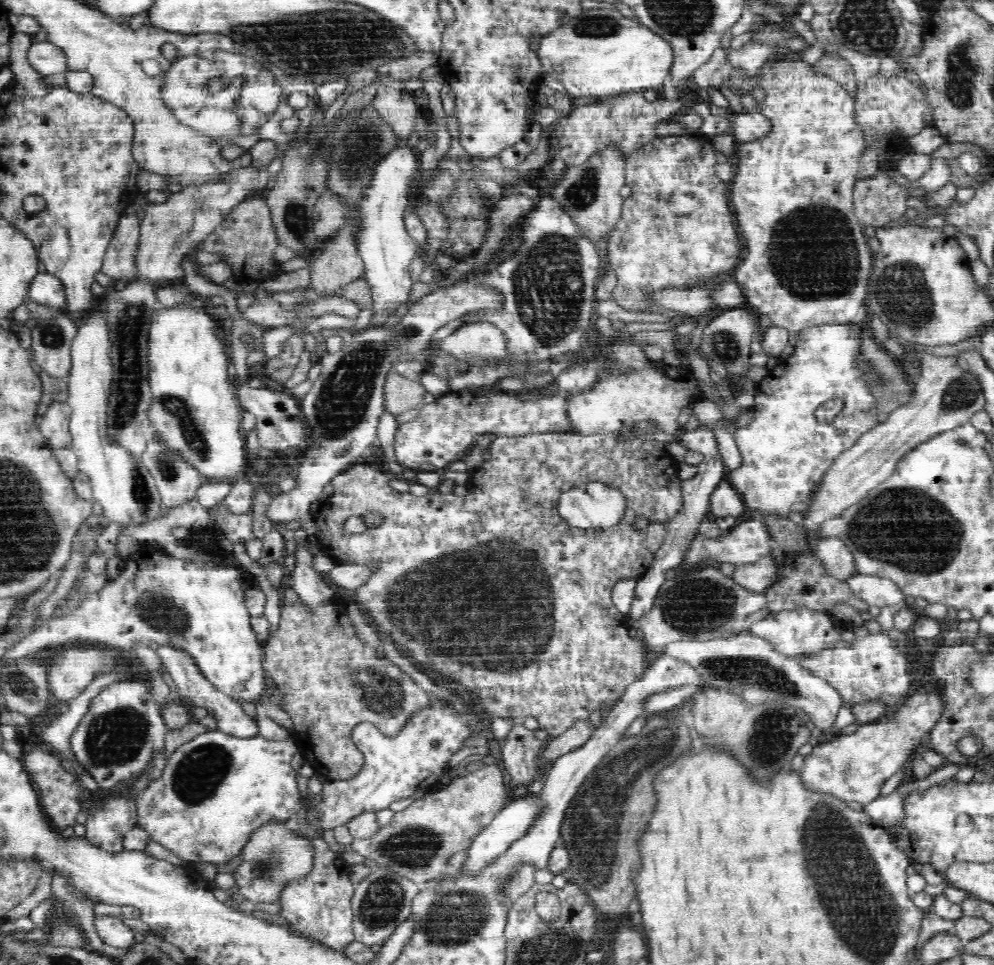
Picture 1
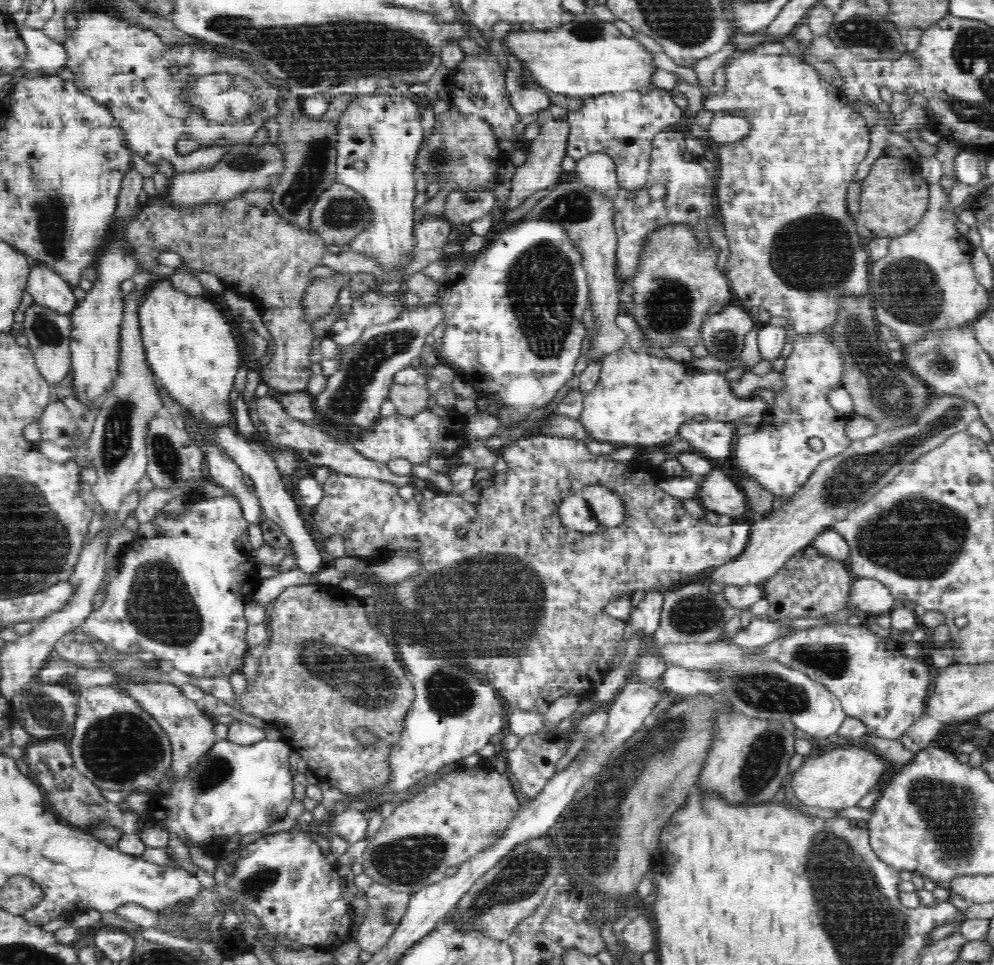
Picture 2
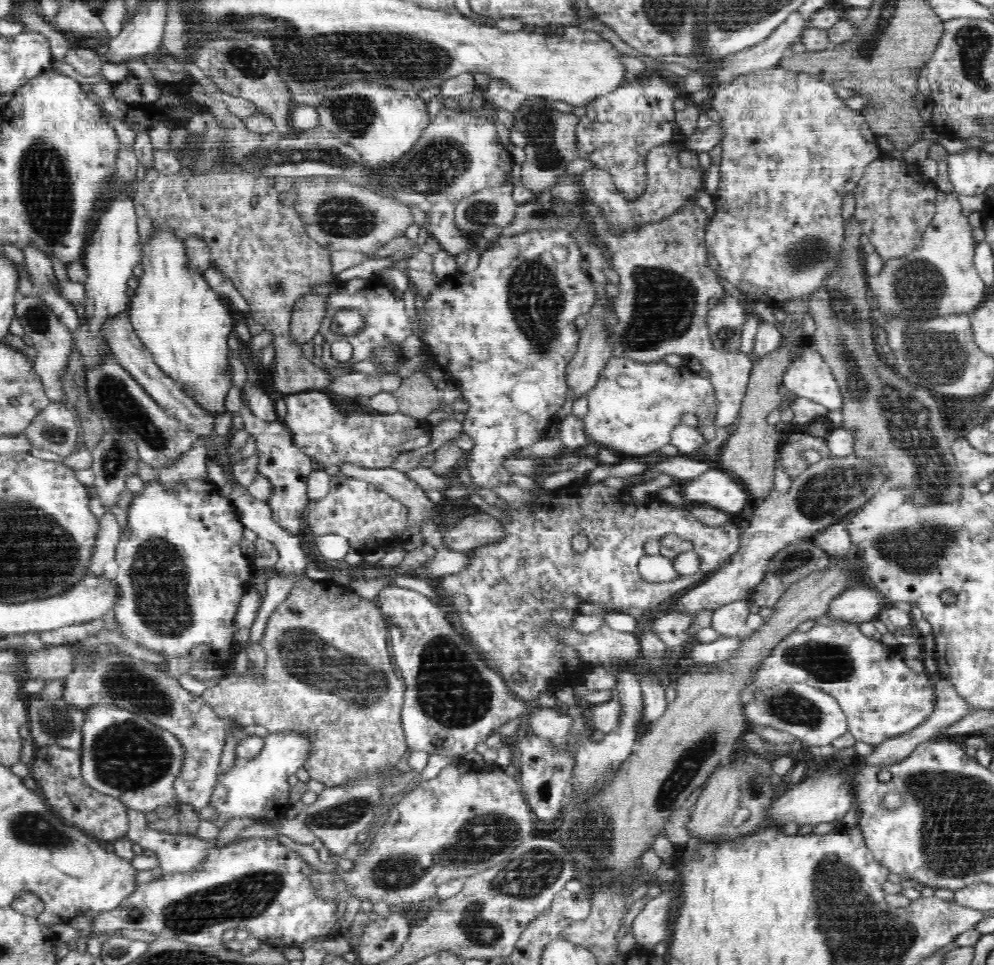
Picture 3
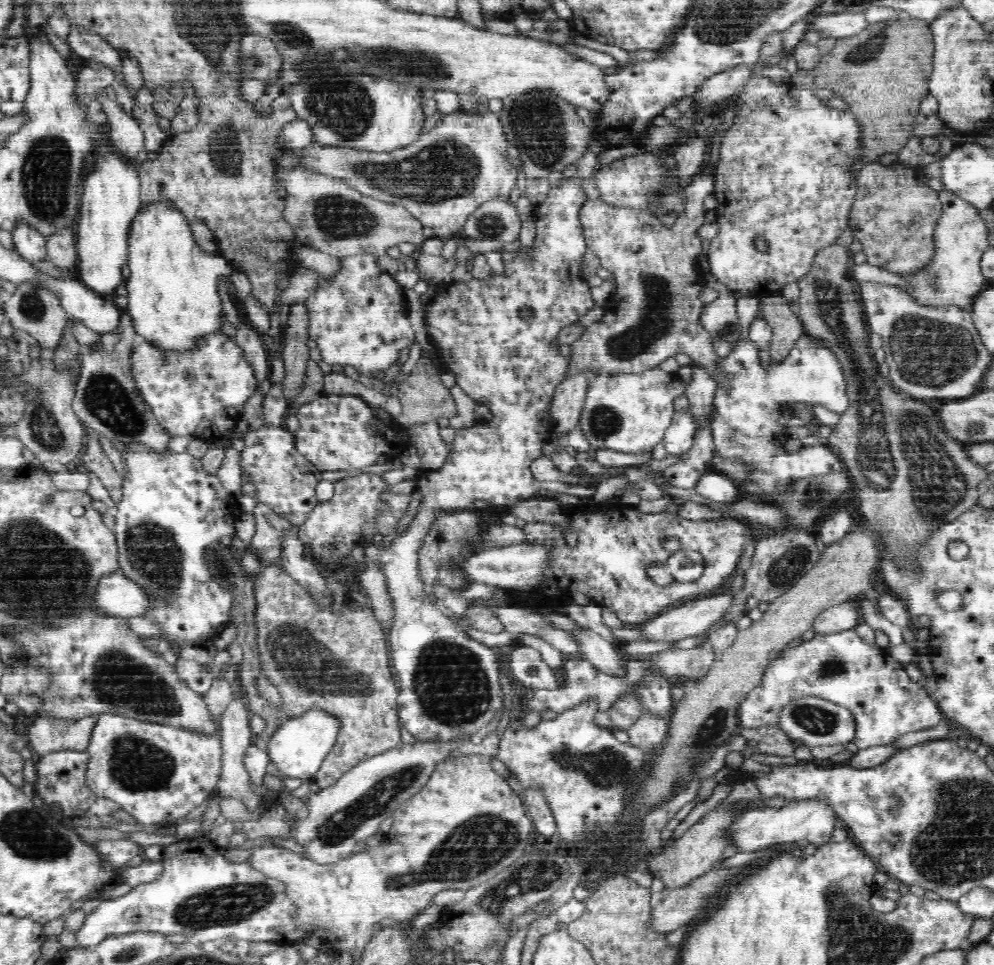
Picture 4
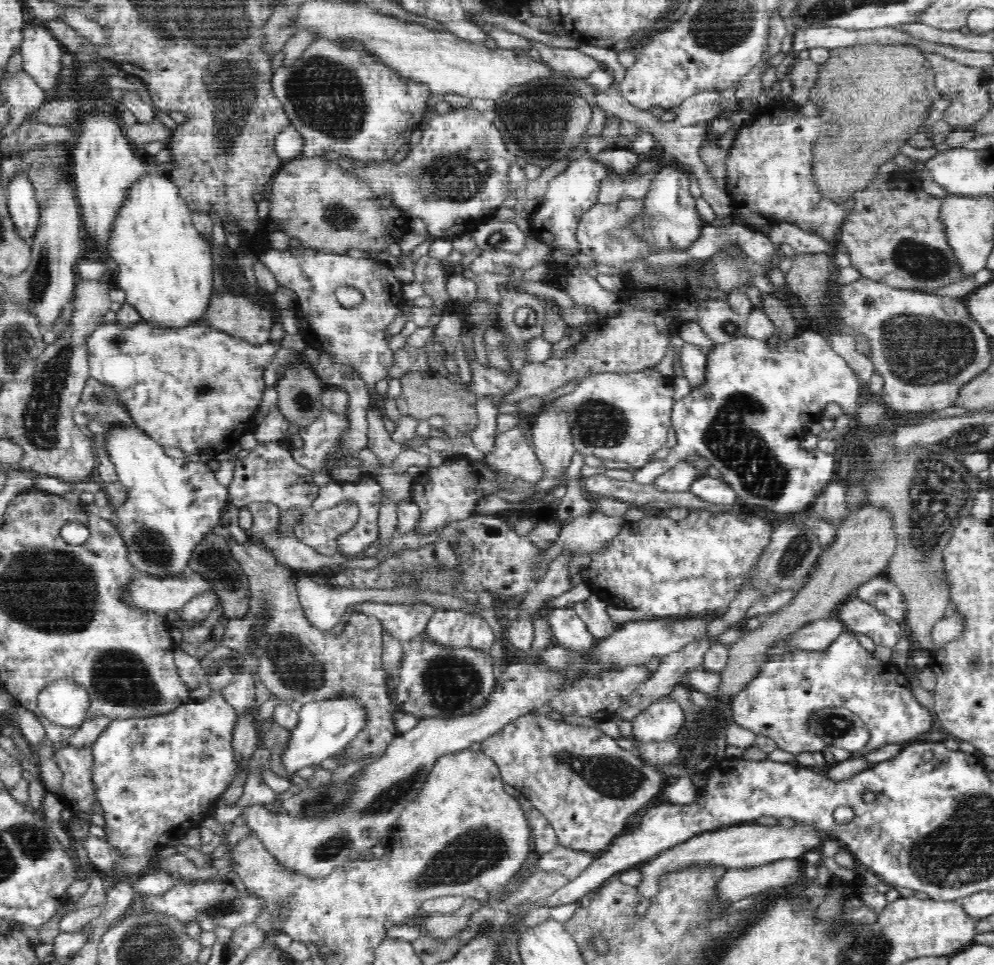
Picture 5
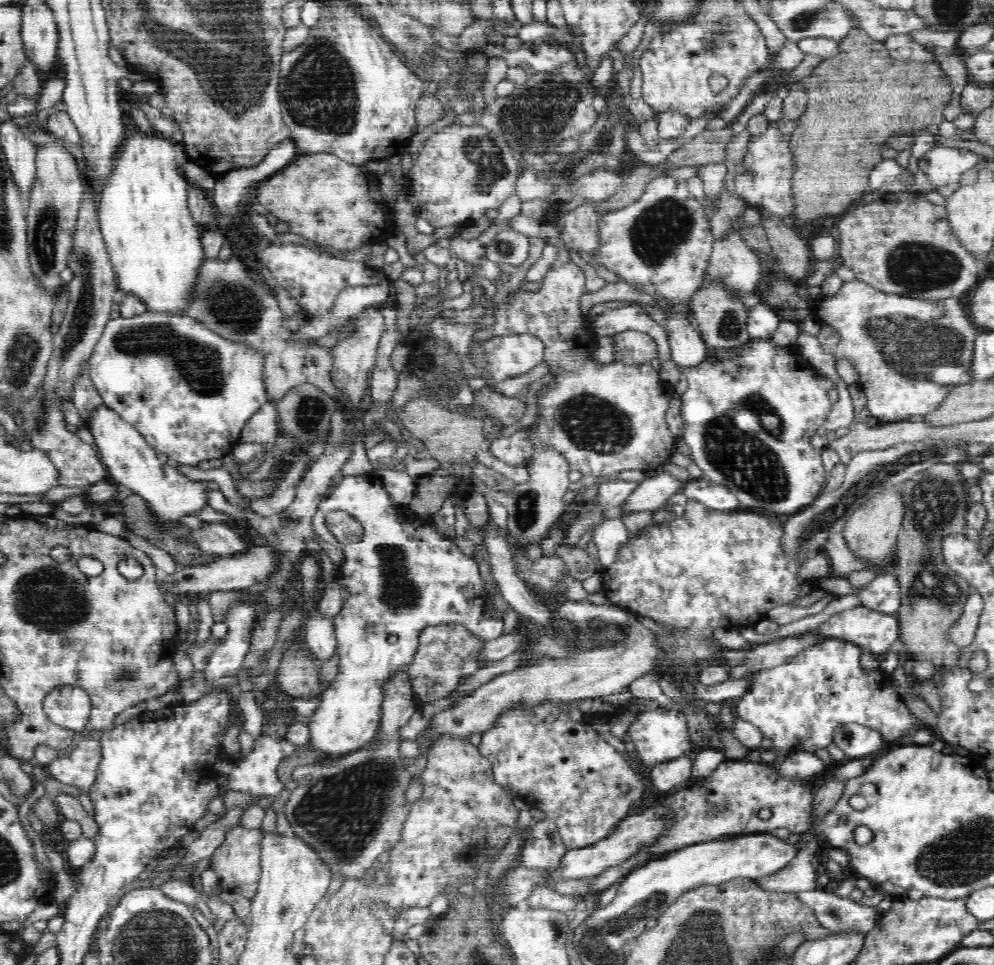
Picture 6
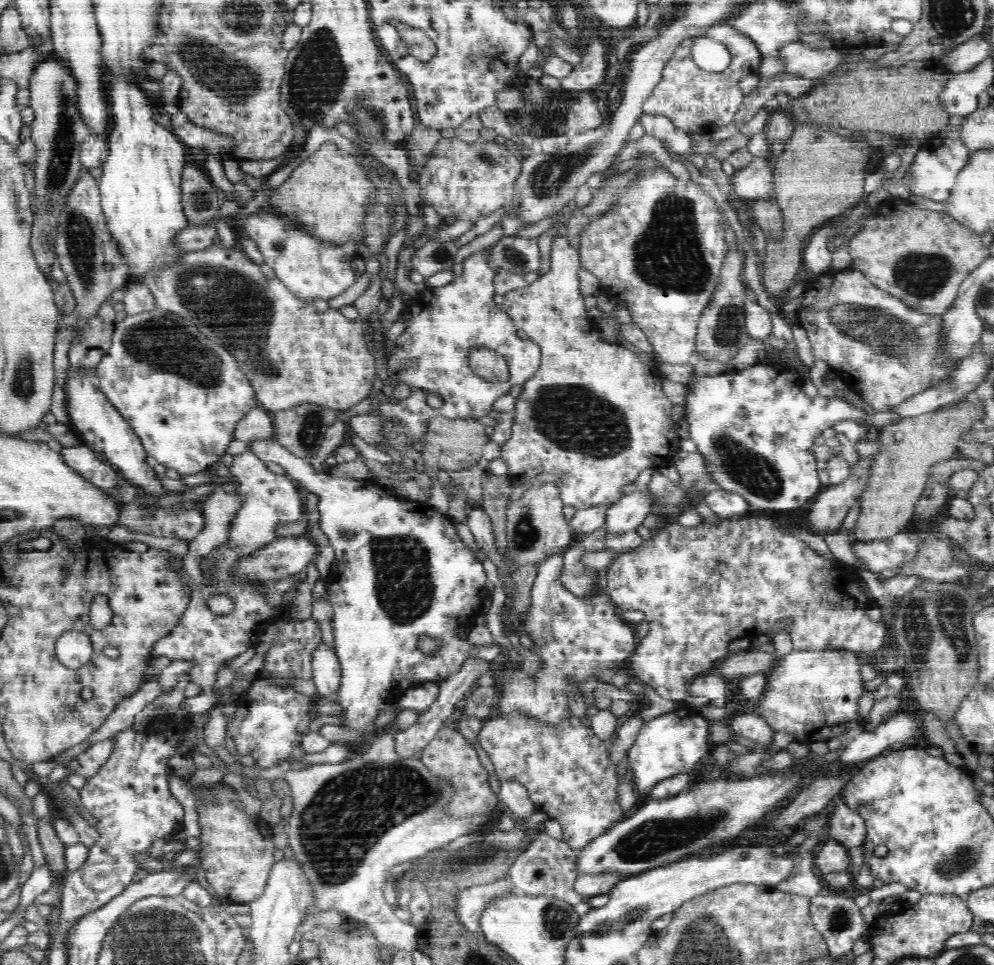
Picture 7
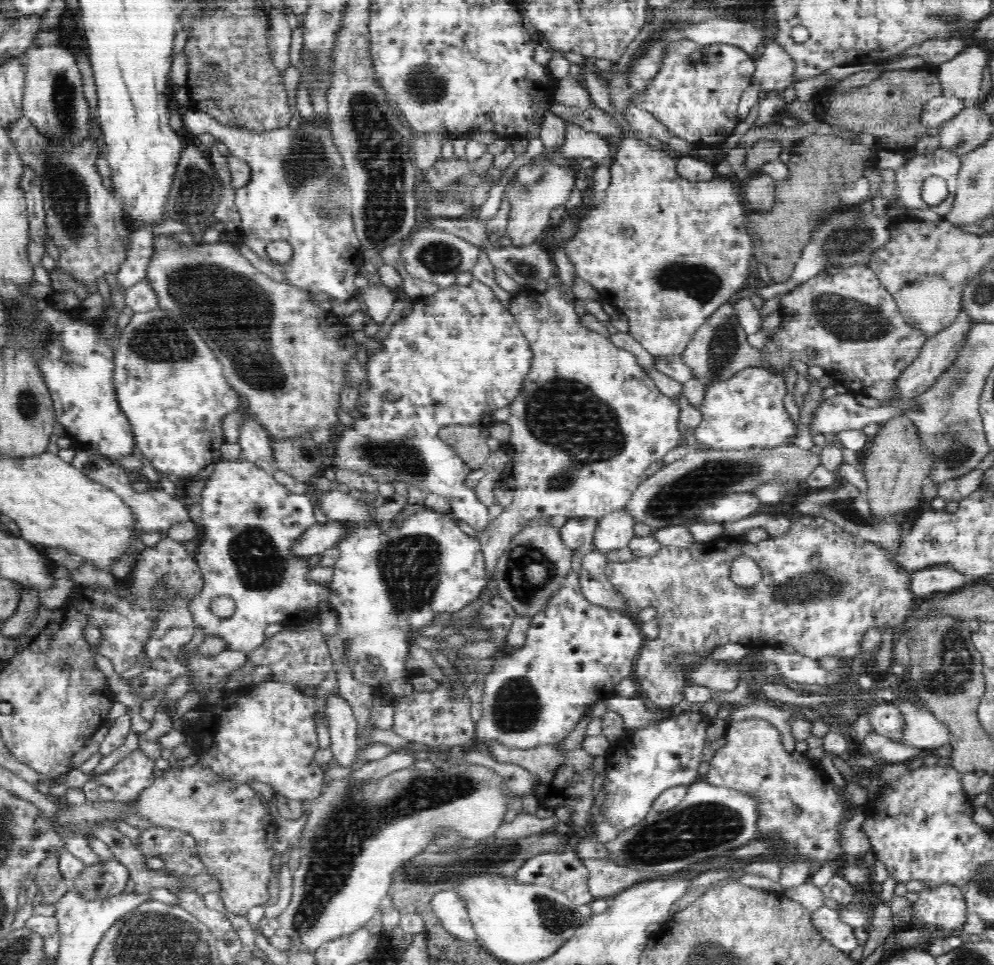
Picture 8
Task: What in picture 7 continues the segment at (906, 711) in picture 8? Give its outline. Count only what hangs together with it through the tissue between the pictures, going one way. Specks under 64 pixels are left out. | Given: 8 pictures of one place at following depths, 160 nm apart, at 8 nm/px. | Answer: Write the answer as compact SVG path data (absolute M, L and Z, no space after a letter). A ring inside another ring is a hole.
M914 714L893 716L892 719L881 722L874 731L862 731L845 748L840 760L846 763L872 760L896 742L904 743L904 747L924 743L918 740L918 732L920 724Z

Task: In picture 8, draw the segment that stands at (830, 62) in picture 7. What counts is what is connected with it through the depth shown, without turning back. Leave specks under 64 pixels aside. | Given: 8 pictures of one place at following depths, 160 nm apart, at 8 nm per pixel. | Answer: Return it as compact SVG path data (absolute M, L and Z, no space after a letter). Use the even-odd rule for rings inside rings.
M772 42L762 49L761 57L756 59L751 84L760 86L766 93L772 91L779 95L792 85L793 63L786 51L778 43Z

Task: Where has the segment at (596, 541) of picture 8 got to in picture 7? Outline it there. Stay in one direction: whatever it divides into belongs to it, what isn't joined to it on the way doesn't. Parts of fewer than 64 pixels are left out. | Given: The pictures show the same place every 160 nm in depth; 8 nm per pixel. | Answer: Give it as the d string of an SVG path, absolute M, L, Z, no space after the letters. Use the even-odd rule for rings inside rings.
M648 488L638 489L625 495L619 502L606 509L604 528L610 535L625 534L637 529L645 522L652 506L652 493Z

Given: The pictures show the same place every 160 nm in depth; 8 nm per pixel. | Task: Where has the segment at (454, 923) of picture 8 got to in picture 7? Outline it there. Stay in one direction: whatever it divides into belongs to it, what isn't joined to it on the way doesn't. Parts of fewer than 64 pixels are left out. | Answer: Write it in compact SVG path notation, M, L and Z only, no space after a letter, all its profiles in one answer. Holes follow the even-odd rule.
M508 876L496 882L468 887L455 894L453 910L462 926L476 932L479 930L480 915L488 903L497 896L514 892Z

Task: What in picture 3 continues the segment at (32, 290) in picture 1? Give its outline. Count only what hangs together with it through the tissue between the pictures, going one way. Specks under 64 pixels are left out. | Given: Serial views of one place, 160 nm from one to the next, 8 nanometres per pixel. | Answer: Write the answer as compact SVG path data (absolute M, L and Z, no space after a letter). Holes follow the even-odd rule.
M34 246L23 248L25 269L30 273L30 281L37 290L37 296L47 304L54 314L58 315L60 323L67 327L74 337L75 329L79 326L76 310L57 290L56 275L53 264L46 254Z

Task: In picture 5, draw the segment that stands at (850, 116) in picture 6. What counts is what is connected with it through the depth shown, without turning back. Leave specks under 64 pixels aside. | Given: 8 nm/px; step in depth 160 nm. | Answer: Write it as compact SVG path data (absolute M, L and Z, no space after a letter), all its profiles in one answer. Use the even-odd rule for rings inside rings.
M861 43L848 47L830 49L830 58L819 66L815 85L810 88L809 99L821 109L817 116L835 116L835 120L842 120L842 132L837 139L826 140L818 138L814 146L812 160L813 176L822 195L830 197L838 203L843 203L848 197L862 189L866 180L874 176L876 171L885 162L894 160L900 148L913 135L920 132L919 128L928 117L928 108L934 100L940 100L935 87L935 72L930 62L924 57L922 50L913 44L899 43L896 45L866 45Z

